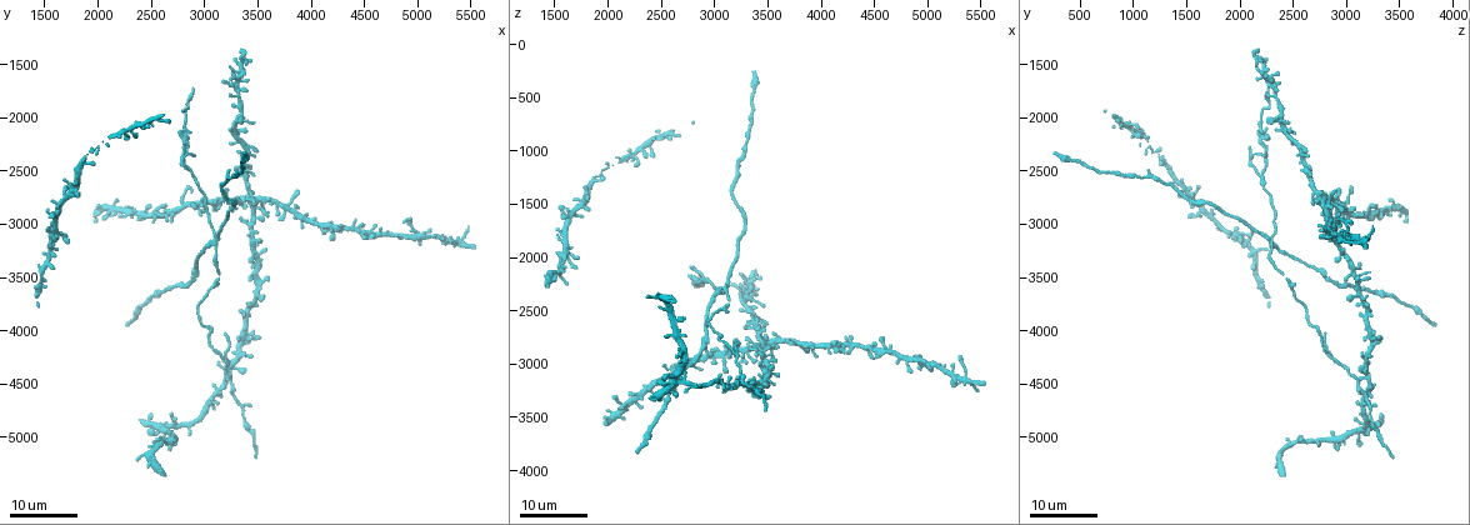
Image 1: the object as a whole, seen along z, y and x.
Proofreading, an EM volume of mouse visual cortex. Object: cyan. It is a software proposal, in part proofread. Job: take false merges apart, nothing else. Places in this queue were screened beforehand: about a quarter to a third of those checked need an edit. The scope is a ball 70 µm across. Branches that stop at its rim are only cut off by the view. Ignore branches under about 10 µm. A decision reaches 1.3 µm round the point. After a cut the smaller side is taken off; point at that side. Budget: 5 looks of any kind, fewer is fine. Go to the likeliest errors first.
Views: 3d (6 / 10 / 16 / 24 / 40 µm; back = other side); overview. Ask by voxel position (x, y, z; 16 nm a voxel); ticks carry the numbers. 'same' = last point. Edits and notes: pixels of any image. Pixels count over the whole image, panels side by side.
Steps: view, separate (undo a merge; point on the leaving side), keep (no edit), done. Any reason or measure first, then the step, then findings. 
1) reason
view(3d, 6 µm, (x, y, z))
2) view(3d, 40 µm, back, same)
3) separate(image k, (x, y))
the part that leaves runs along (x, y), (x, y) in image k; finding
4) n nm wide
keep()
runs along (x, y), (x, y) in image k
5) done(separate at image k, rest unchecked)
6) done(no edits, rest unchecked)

four-way junction
view(3d, 16 µm, (3060, 3180, 2280))

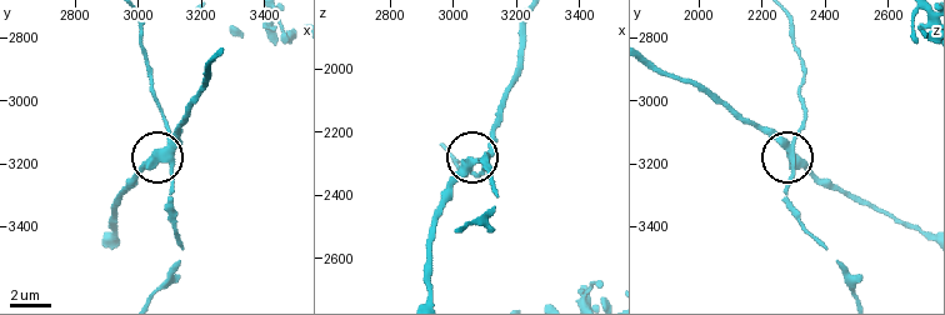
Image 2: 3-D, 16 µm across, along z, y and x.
zoom in
view(3d, 6 µm, (3070, 3160, 2290))

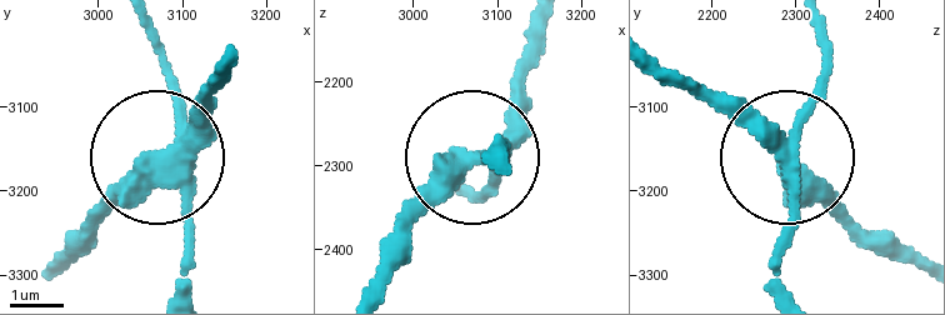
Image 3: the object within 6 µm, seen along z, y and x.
side arm 33 µm
separate(image 3, (203, 105))
the part that leaves runs along (776, 158), (659, 76) in image 3; a second neuron is stuck on

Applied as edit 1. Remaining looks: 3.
view(overview)

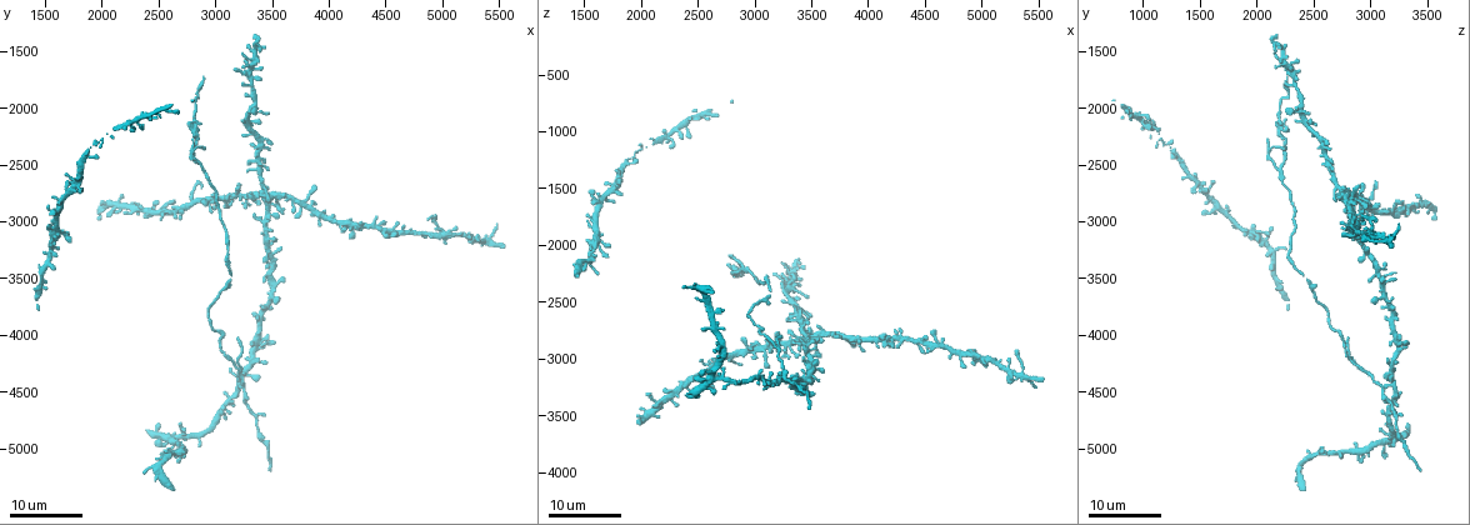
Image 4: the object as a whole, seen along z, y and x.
two arms in line, one across
view(3d, 16 µm, (3240, 4500, 3080))

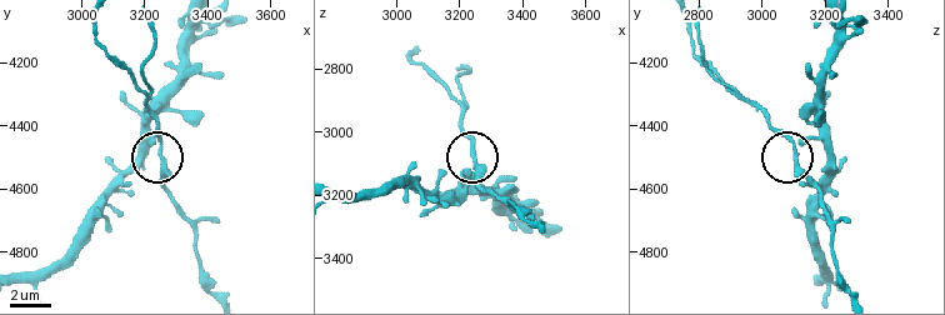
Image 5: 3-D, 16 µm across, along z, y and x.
view(3d, 10 µm, (3250, 4480, 3110))

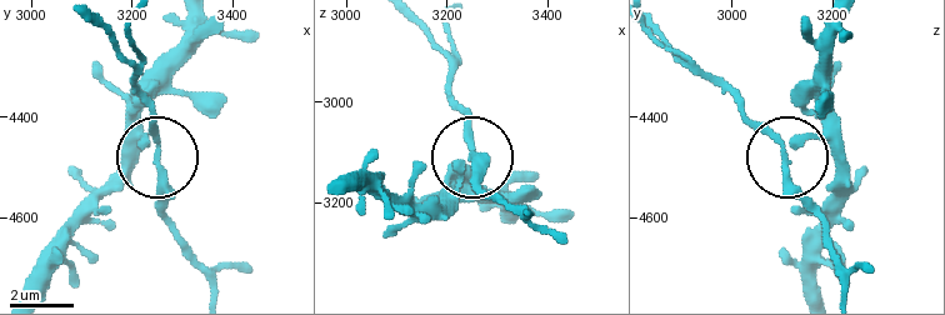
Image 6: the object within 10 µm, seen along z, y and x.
keep()
runs along (100, 26), (129, 65), (145, 108), (156, 196), (173, 234) in image 6; one neuron here

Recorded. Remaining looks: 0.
done(separate at image 3, rest unchecked)

